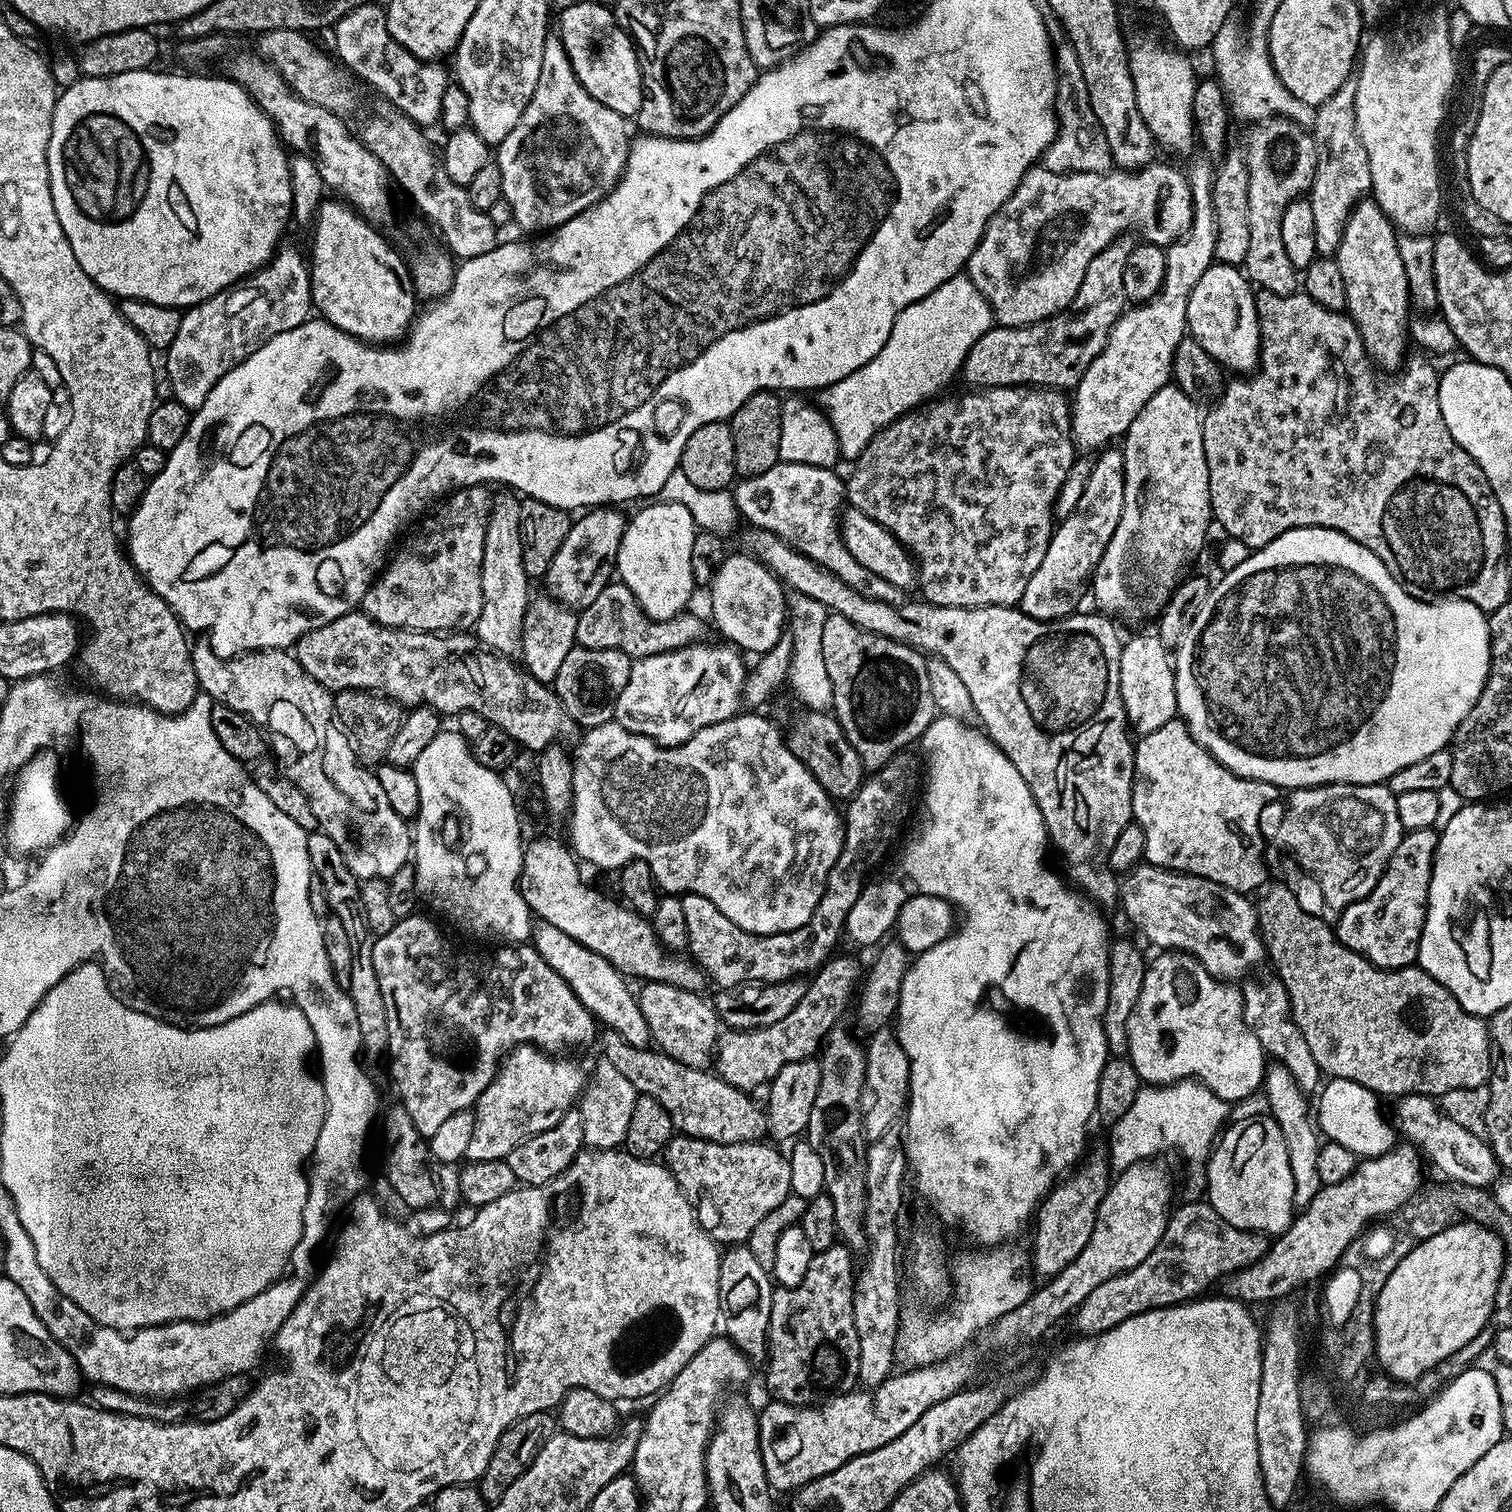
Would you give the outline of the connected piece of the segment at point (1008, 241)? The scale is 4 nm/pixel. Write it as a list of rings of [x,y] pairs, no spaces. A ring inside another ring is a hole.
[[[1153,162],[1136,171],[1113,170],[1111,172],[1052,172],[1043,166],[1033,166],[1030,171],[1018,182],[1018,186],[1012,190],[1010,198],[1003,204],[984,227],[982,238],[978,246],[970,254],[966,261],[966,275],[974,282],[974,286],[986,298],[986,302],[992,307],[992,314],[997,325],[1005,328],[1021,328],[1027,324],[1037,324],[1039,320],[1050,318],[1058,314],[1063,308],[1068,308],[1072,299],[1078,294],[1082,286],[1082,278],[1086,274],[1086,266],[1106,246],[1110,246],[1116,240],[1121,239],[1131,228],[1144,228],[1143,239],[1150,244],[1167,246],[1174,240],[1180,239],[1192,224],[1192,191],[1188,185],[1187,175],[1183,171],[1171,168],[1168,164]]]

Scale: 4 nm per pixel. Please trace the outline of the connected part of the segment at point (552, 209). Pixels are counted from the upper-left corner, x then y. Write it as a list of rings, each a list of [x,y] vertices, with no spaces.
[[[548,34],[541,77],[533,97],[514,130],[494,152],[494,163],[502,170],[503,199],[510,202],[512,218],[523,226],[525,233],[540,234],[558,228],[580,213],[576,208],[577,83],[559,35]]]

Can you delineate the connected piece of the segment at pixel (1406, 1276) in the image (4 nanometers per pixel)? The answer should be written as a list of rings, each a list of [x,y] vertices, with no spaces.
[[[1456,1222],[1442,1230],[1440,1234],[1419,1241],[1414,1248],[1410,1250],[1405,1257],[1398,1262],[1398,1266],[1394,1267],[1393,1273],[1386,1279],[1385,1286],[1376,1296],[1375,1312],[1373,1314],[1373,1329],[1376,1331],[1376,1350],[1375,1363],[1380,1363],[1385,1377],[1391,1378],[1393,1381],[1411,1382],[1419,1378],[1423,1372],[1435,1367],[1436,1364],[1442,1362],[1444,1358],[1450,1357],[1453,1349],[1466,1346],[1468,1340],[1475,1338],[1486,1328],[1484,1316],[1488,1316],[1494,1312],[1493,1293],[1498,1290],[1499,1276],[1502,1274],[1504,1260],[1504,1244],[1500,1240],[1497,1232],[1489,1227],[1484,1227],[1479,1222]]]

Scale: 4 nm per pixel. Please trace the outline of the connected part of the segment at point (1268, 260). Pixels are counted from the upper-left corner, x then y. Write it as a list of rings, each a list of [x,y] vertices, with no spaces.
[[[1279,120],[1253,123],[1248,132],[1248,198],[1250,208],[1250,247],[1242,268],[1259,291],[1290,296],[1298,288],[1298,270],[1286,255],[1282,243],[1282,214],[1290,202],[1301,199],[1312,186],[1316,165],[1316,144],[1307,127]]]

